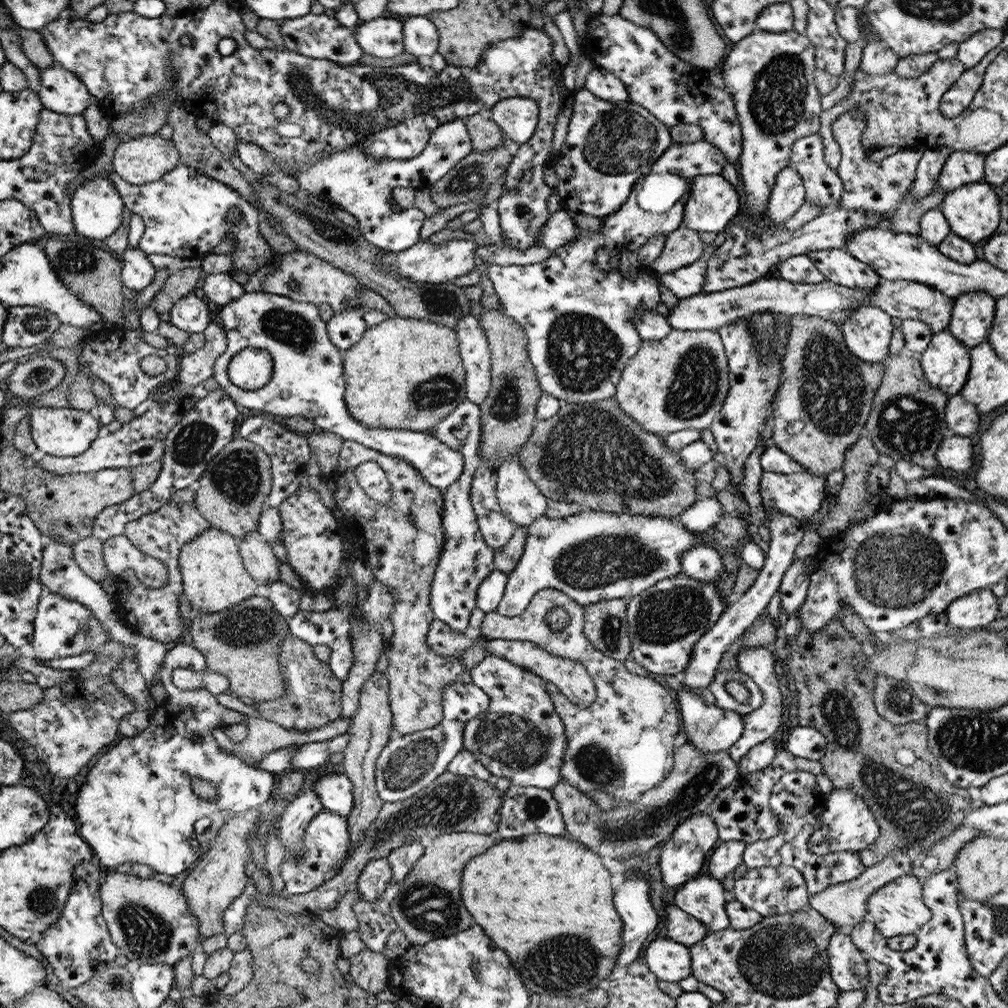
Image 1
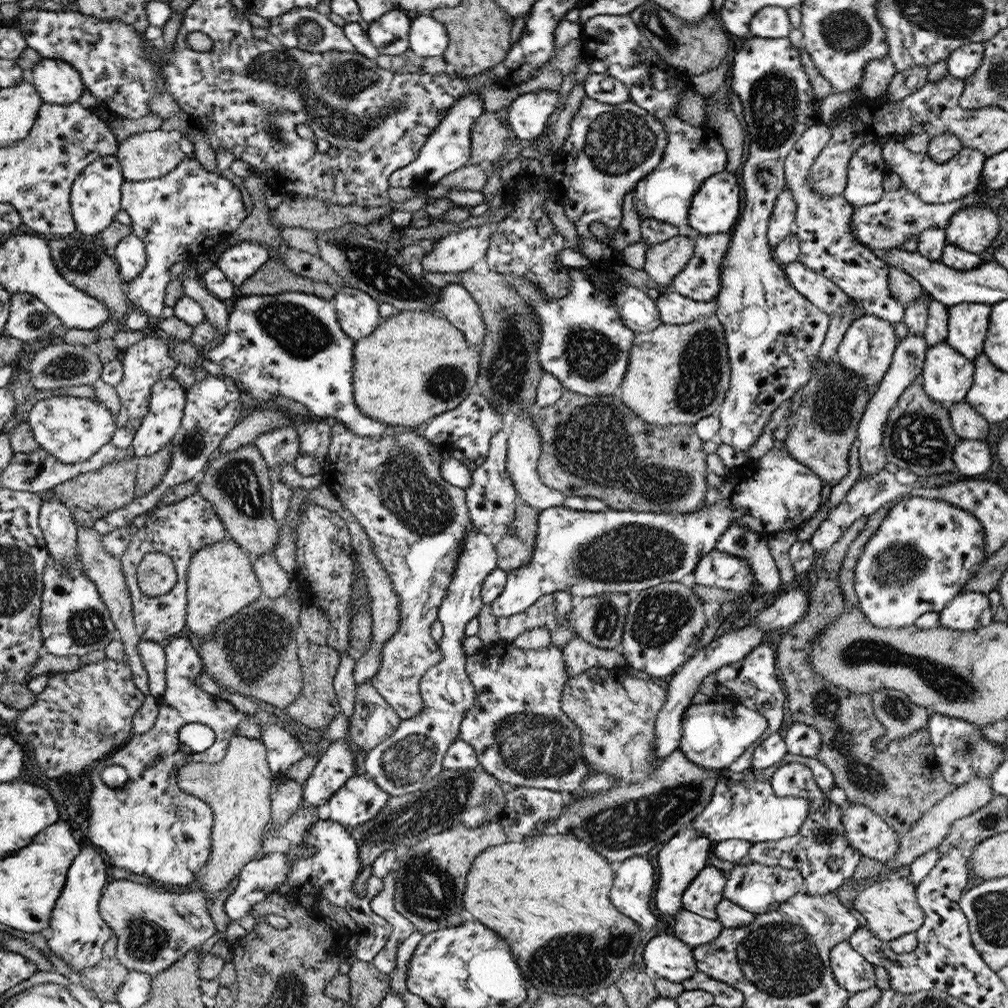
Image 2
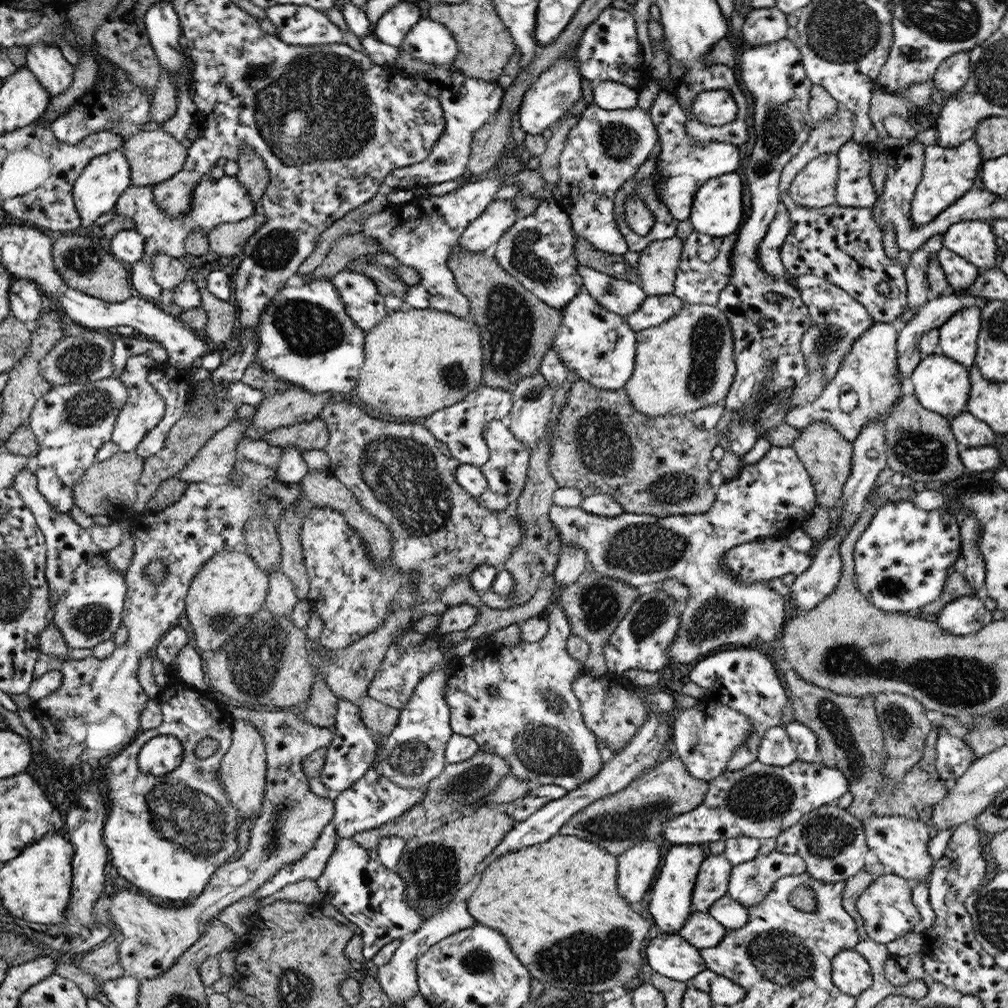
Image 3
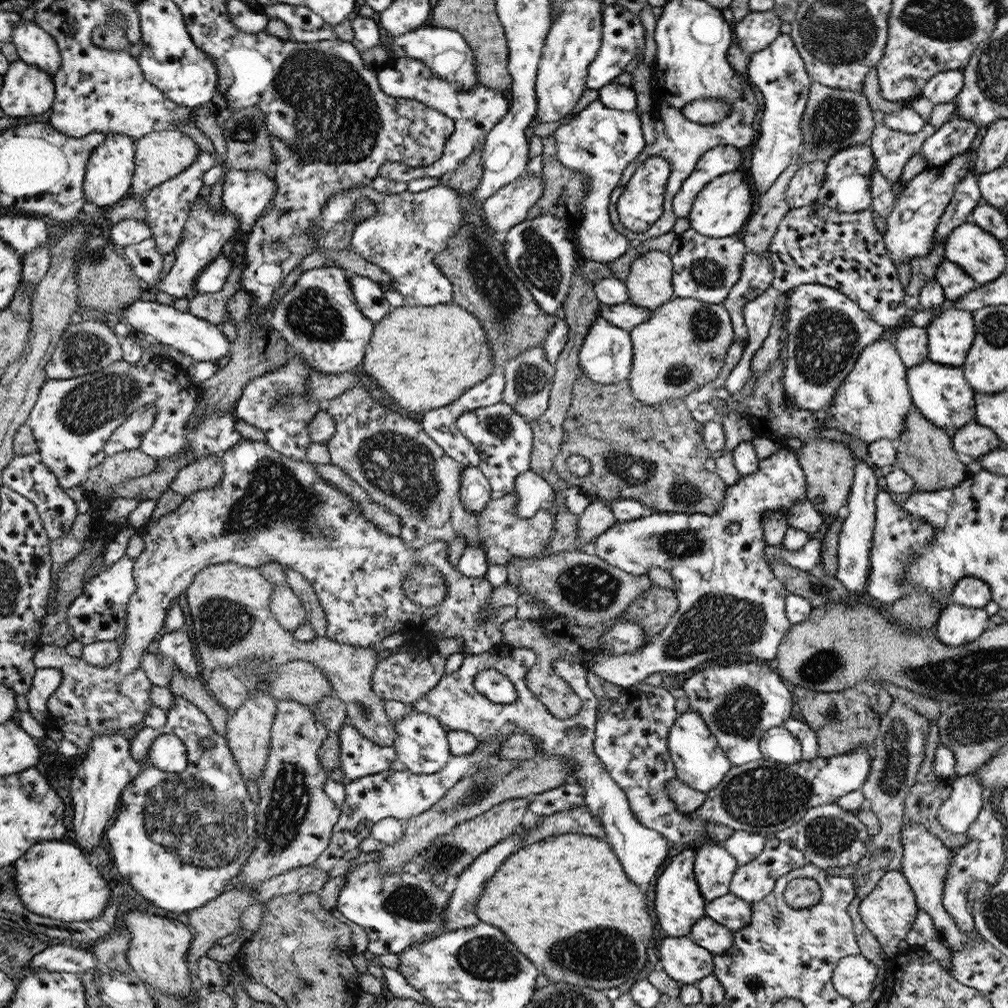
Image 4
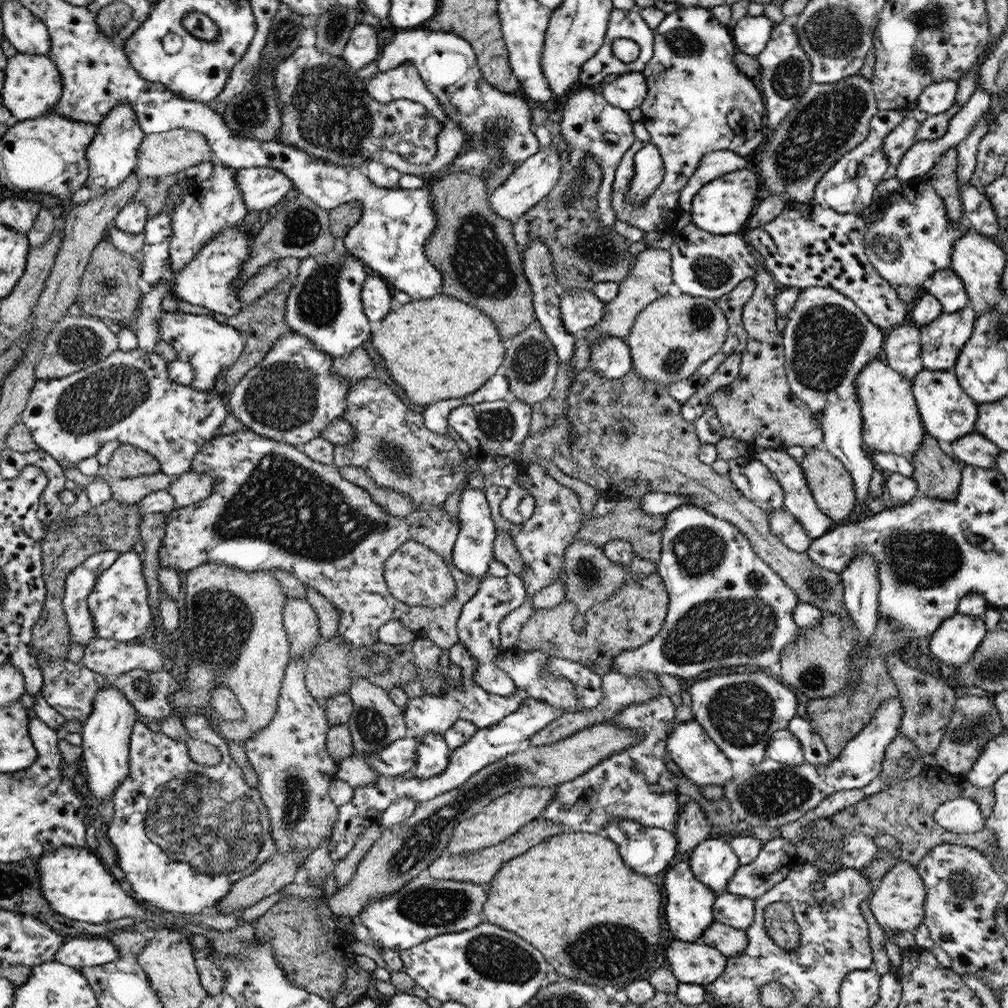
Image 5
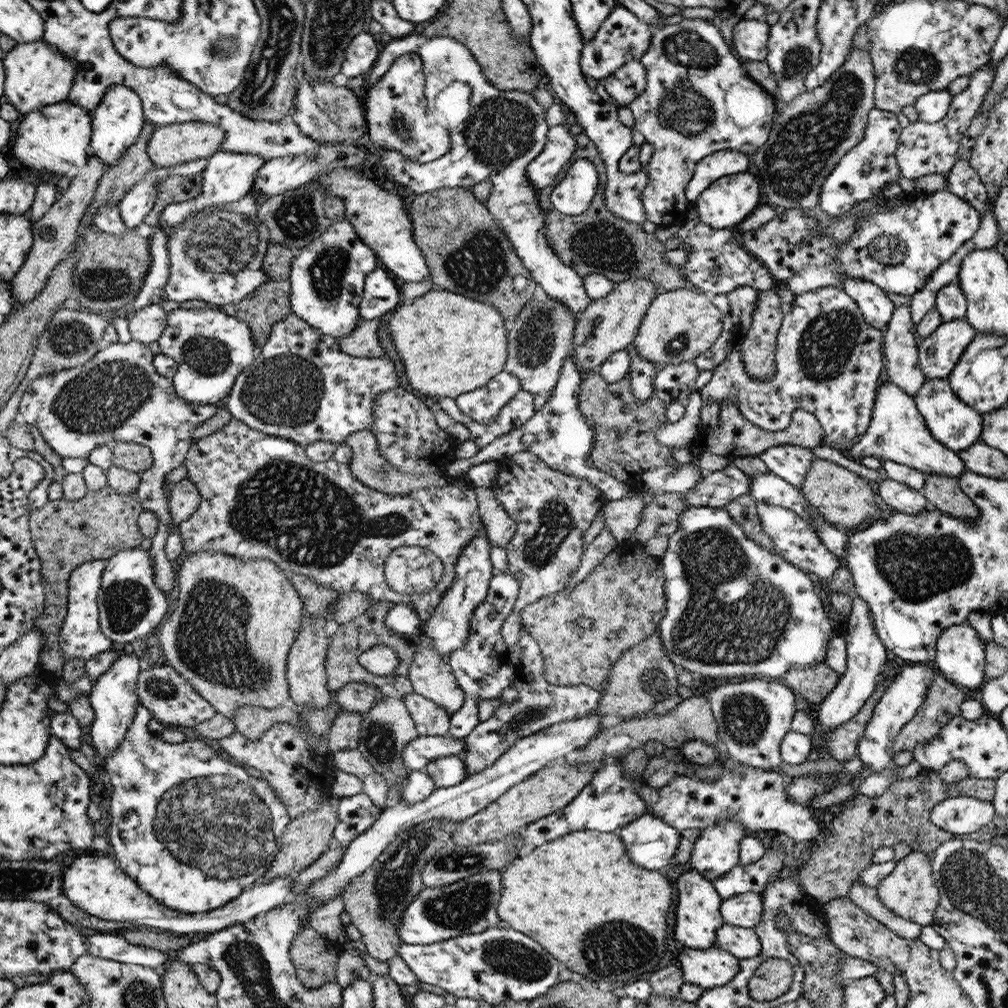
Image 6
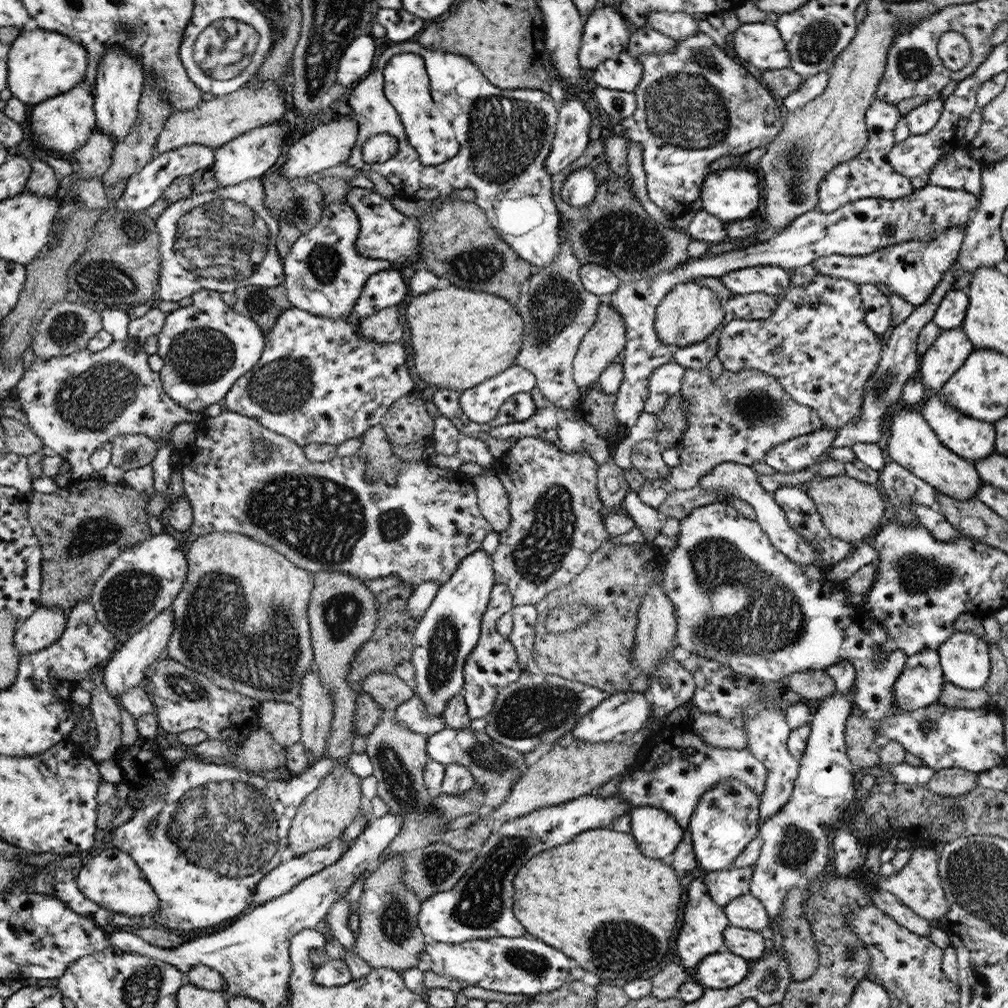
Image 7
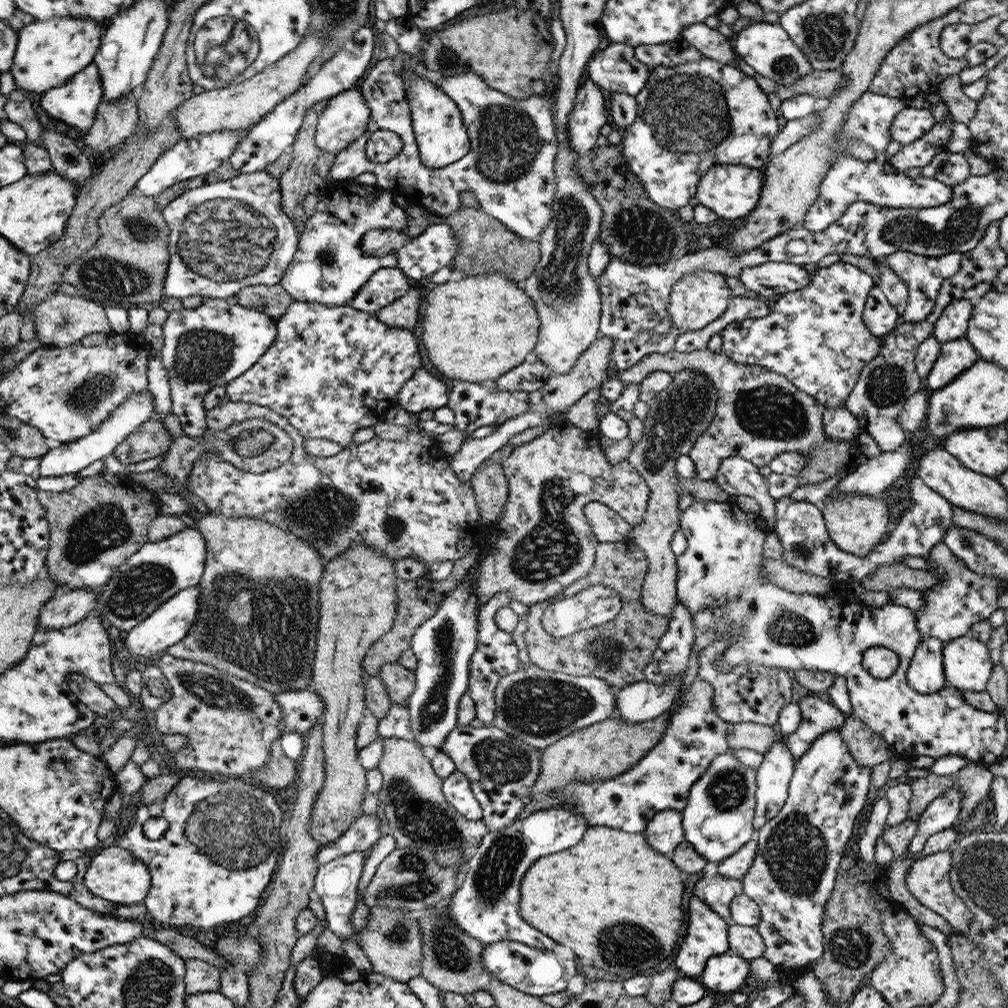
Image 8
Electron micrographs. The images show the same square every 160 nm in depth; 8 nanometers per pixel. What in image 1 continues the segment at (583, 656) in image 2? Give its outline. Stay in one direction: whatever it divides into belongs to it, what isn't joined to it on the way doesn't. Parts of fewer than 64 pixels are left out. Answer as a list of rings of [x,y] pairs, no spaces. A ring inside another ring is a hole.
[[[494,639],[487,642],[485,648],[486,654],[493,654],[498,658],[507,658],[512,664],[521,666],[524,670],[529,670],[544,680],[547,680],[552,686],[559,688],[559,691],[567,696],[567,699],[577,706],[586,708],[596,700],[596,687],[590,678],[585,666],[577,660],[568,660],[561,656],[552,656],[545,650],[539,648],[535,642],[525,640],[502,640]]]

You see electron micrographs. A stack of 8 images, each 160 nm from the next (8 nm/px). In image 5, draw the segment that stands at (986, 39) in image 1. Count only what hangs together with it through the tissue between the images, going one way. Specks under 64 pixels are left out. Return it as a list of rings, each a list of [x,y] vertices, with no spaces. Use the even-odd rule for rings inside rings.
[[[941,80],[929,84],[918,97],[916,108],[928,116],[947,112],[955,106],[957,81]]]

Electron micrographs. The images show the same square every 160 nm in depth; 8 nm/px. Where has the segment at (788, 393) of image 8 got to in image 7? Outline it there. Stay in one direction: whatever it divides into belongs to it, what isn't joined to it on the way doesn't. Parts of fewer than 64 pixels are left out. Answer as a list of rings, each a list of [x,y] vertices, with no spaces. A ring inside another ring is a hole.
[[[685,368],[681,394],[687,402],[685,408],[687,427],[679,445],[680,464],[668,469],[669,477],[666,480],[646,479],[639,494],[640,501],[644,505],[655,509],[665,502],[670,493],[689,490],[697,486],[702,476],[706,476],[712,468],[716,468],[722,462],[736,462],[746,466],[764,462],[768,450],[772,450],[773,446],[823,428],[822,421],[815,410],[798,404],[793,398],[790,398],[776,378],[752,368],[739,370],[739,372],[724,370],[722,375],[716,379],[711,379],[707,369]]]

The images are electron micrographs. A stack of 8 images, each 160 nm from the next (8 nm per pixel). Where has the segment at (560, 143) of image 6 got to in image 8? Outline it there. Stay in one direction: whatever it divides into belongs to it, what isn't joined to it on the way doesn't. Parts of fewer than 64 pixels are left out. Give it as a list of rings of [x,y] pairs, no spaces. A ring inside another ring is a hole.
[[[589,77],[577,90],[574,108],[568,114],[567,146],[583,156],[603,141],[598,131],[610,123],[602,89]]]

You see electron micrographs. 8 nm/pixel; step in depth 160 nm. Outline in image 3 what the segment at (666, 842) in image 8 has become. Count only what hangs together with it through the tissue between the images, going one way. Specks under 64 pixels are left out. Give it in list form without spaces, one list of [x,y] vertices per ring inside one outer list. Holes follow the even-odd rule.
[[[560,604],[546,608],[545,617],[549,622],[547,633],[536,642],[504,647],[494,640],[476,646],[471,654],[455,661],[447,684],[445,699],[450,705],[450,724],[454,734],[458,734],[478,743],[479,750],[501,756],[509,766],[509,774],[520,780],[529,780],[544,785],[554,785],[574,790],[587,780],[595,777],[606,762],[597,738],[584,724],[580,703],[572,692],[573,682],[586,673],[585,664],[572,658],[567,651],[567,638],[571,635],[571,624]],[[493,686],[499,695],[491,695],[487,688]],[[543,690],[555,692],[563,705],[559,711],[553,711],[543,697]],[[645,840],[617,857],[618,894],[630,902],[634,912],[642,910],[642,898],[658,874],[659,845],[658,840]]]

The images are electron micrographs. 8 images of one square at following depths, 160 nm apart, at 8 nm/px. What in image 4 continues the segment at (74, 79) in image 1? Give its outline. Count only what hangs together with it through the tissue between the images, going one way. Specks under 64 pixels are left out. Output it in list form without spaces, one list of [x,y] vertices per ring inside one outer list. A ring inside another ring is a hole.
[[[22,20],[18,23],[12,31],[12,44],[19,60],[38,66],[52,75],[61,68],[62,55],[56,39],[34,21]]]

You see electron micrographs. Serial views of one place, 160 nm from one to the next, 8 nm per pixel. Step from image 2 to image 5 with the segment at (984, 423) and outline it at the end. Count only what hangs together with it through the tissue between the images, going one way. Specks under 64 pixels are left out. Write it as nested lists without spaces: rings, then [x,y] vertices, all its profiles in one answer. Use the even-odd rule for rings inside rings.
[[[974,430],[957,438],[951,446],[955,459],[962,465],[996,469],[996,458],[1001,451],[983,434]]]

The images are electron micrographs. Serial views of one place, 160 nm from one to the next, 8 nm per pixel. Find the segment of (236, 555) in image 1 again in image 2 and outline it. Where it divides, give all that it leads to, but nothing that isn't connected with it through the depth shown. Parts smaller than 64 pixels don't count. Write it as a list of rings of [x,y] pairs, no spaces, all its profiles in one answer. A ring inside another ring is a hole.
[[[231,538],[203,546],[191,558],[188,569],[188,628],[194,642],[205,639],[222,622],[263,597],[263,588],[242,547]]]

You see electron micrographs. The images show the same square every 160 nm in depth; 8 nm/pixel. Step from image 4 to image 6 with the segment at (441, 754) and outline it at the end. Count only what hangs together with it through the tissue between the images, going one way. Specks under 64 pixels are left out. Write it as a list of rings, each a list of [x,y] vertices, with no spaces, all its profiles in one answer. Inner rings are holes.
[[[458,755],[436,757],[428,762],[424,771],[431,776],[435,788],[456,786],[467,777],[464,761]]]

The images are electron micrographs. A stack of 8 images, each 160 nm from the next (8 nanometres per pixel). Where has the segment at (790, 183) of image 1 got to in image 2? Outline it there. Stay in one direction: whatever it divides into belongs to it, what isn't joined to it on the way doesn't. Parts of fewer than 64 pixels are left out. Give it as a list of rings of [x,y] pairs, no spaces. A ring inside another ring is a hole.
[[[785,184],[785,187],[780,191],[775,200],[775,207],[773,208],[767,228],[767,239],[772,250],[773,246],[778,245],[794,229],[797,206],[793,200],[794,197],[791,194],[791,190]]]

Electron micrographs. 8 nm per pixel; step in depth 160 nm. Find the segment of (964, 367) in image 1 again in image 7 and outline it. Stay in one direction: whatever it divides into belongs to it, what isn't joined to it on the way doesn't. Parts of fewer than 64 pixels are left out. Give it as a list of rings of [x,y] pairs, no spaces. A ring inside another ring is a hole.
[[[939,390],[933,391],[931,396],[924,400],[919,412],[936,433],[940,442],[947,446],[953,454],[961,456],[971,463],[980,462],[980,460],[988,458],[988,455],[996,454],[994,425],[962,414],[959,410],[946,404]]]

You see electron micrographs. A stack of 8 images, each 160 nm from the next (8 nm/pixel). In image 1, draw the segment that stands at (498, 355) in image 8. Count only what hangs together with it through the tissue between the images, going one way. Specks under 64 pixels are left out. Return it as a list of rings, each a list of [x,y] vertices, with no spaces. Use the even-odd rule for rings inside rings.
[[[390,317],[377,324],[369,327],[367,332],[363,334],[362,340],[358,341],[350,349],[342,352],[343,362],[346,364],[346,397],[347,409],[350,410],[358,422],[361,422],[368,428],[390,428],[398,430],[414,430],[416,432],[428,432],[428,428],[434,428],[440,421],[452,413],[458,405],[462,405],[466,400],[466,392],[464,392],[464,369],[462,368],[462,351],[459,348],[459,337],[457,331],[448,328],[443,324],[436,324],[428,320],[418,320],[417,318]]]

